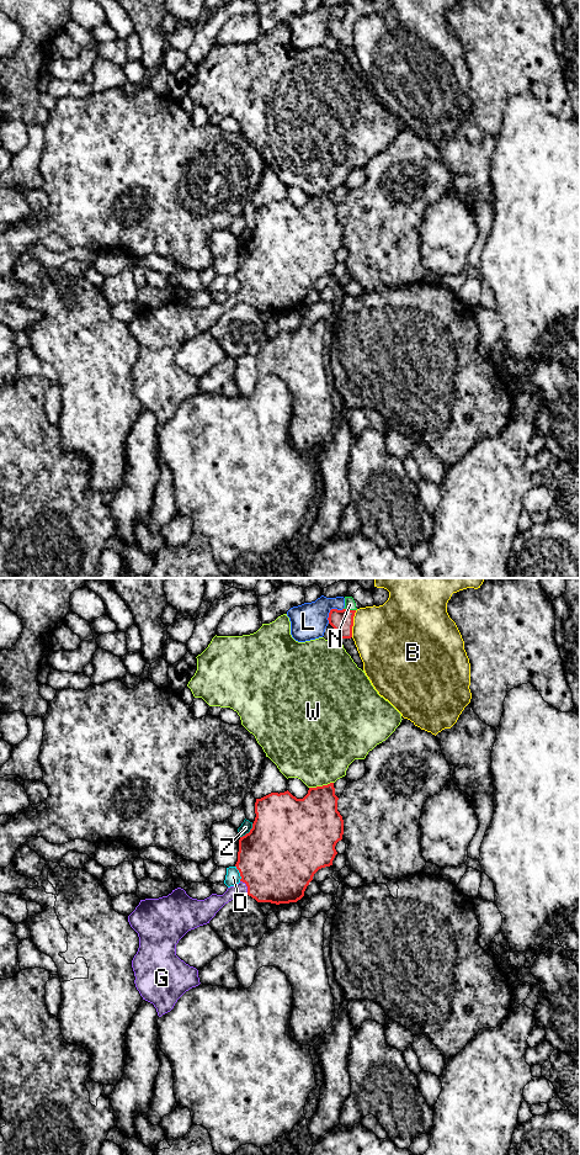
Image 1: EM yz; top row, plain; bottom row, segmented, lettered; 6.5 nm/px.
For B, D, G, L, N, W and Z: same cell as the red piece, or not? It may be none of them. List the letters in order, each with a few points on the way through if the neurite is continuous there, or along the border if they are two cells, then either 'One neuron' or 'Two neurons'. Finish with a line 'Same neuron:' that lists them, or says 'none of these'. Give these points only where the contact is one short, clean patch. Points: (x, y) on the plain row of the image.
B: Boundary: yz (356, 19), (352, 26), (351, 44). Two neurons
D: Two neurons
G: Path across: yz (276, 269), (255, 290), (246, 293), (214, 311). One neuron
L: Two neurons
N: Path across: yz (341, 28), (350, 19), (350, 12). One neuron
W: Two neurons
Z: Two neurons
Same neuron: G, N

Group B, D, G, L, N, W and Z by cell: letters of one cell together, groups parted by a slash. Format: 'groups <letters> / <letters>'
groups B / D / G N / L / W / Z

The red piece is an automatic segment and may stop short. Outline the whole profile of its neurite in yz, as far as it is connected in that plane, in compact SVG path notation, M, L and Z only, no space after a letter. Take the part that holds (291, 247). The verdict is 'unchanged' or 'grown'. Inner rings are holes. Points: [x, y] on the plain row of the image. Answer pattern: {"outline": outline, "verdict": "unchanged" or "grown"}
{"outline": "M334 191L309 196L303 207L297 207L288 198L256 207L252 237L239 248L235 272L241 285L239 292L228 296L223 303L212 302L204 308L190 306L181 296L167 304L140 308L128 324L139 345L139 356L132 369L134 392L143 408L154 413L159 425L170 420L186 399L201 392L198 378L176 364L176 353L188 339L209 332L225 312L239 303L276 313L297 311L304 304L314 282L332 274L337 263L335 254L344 243L337 208Z", "verdict": "grown"}

